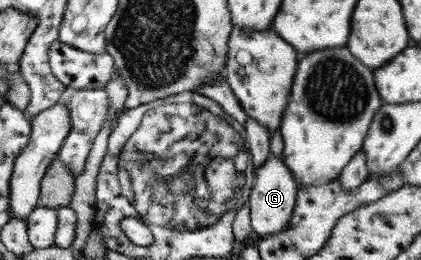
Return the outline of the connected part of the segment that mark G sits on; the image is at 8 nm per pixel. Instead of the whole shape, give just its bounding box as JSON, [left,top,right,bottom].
[249,156,298,238]

